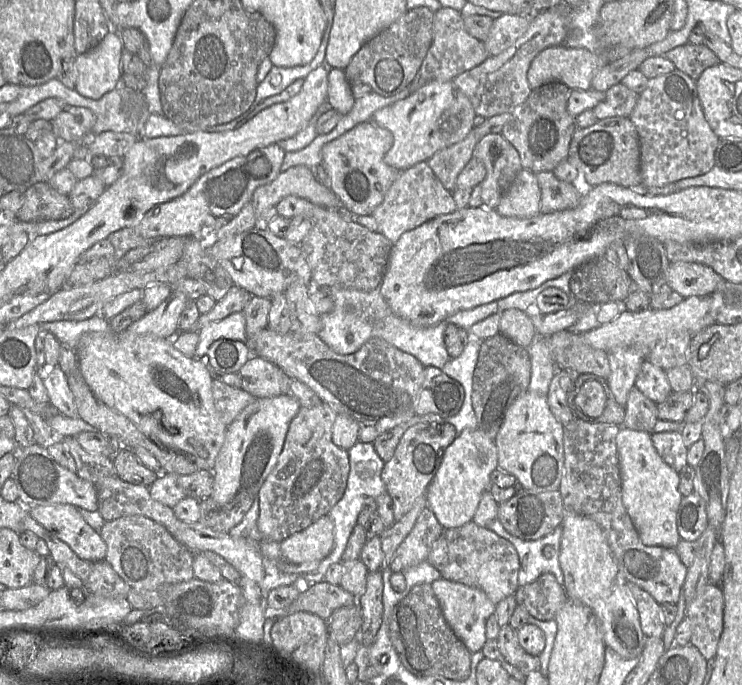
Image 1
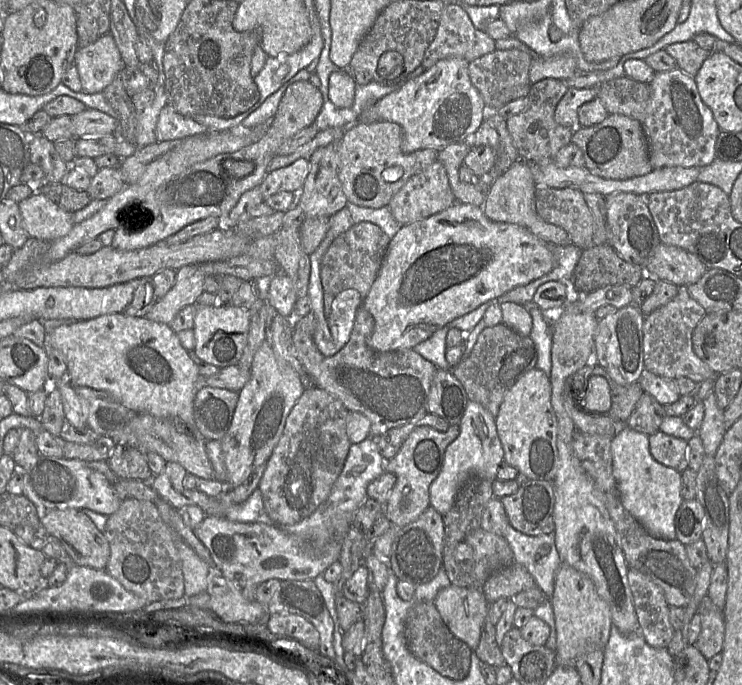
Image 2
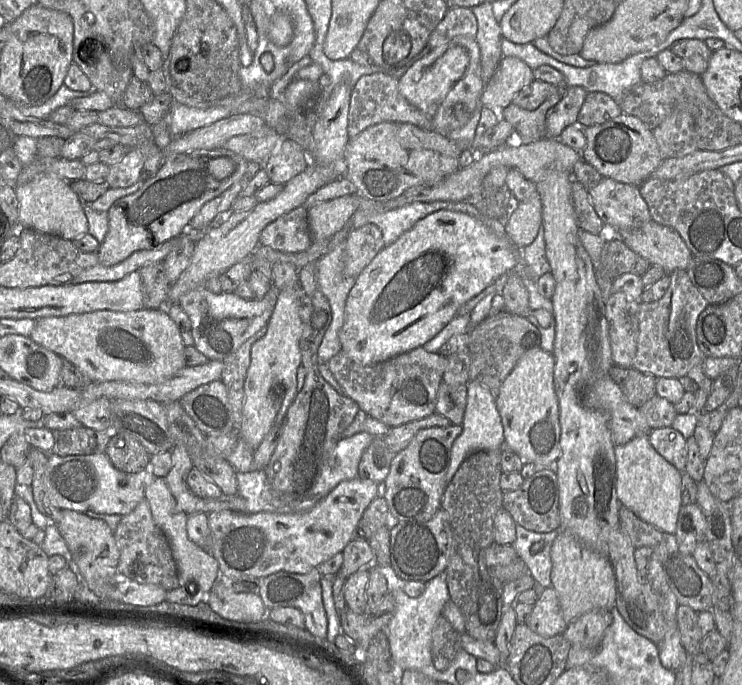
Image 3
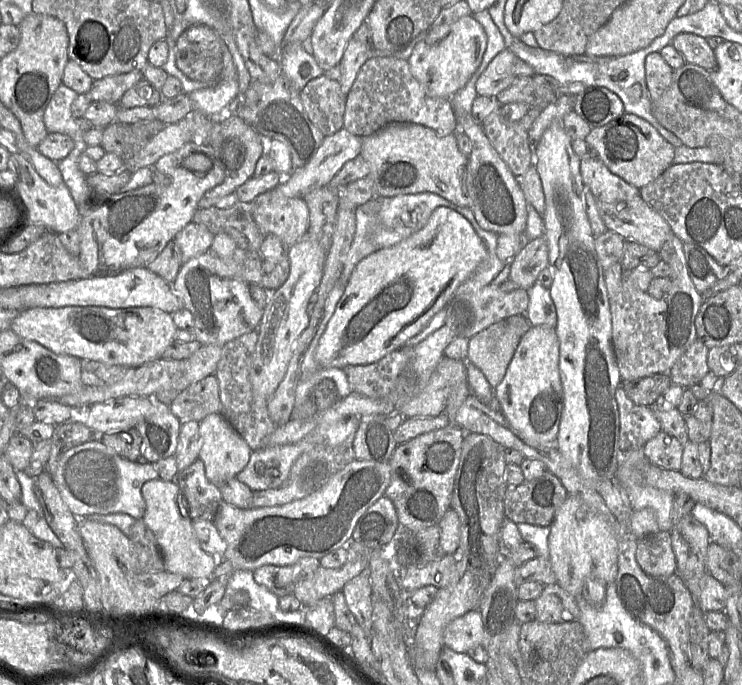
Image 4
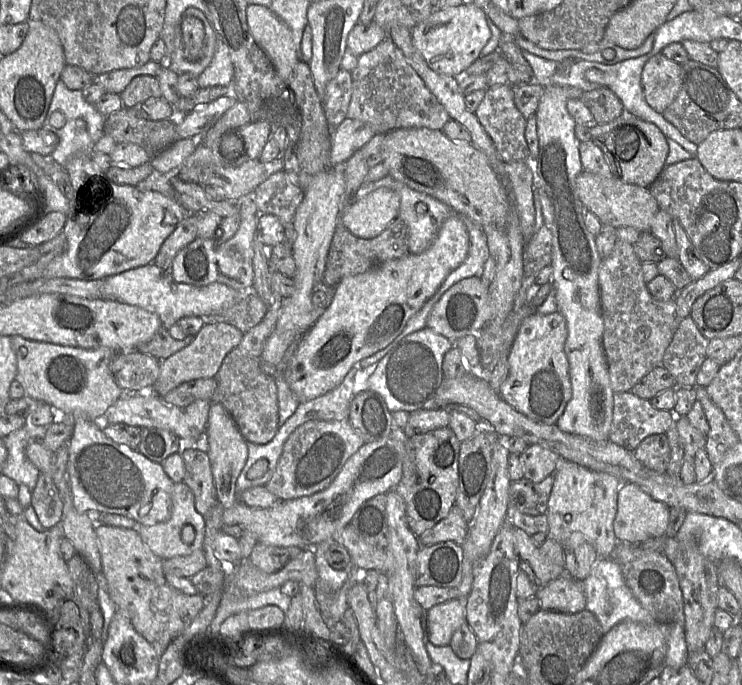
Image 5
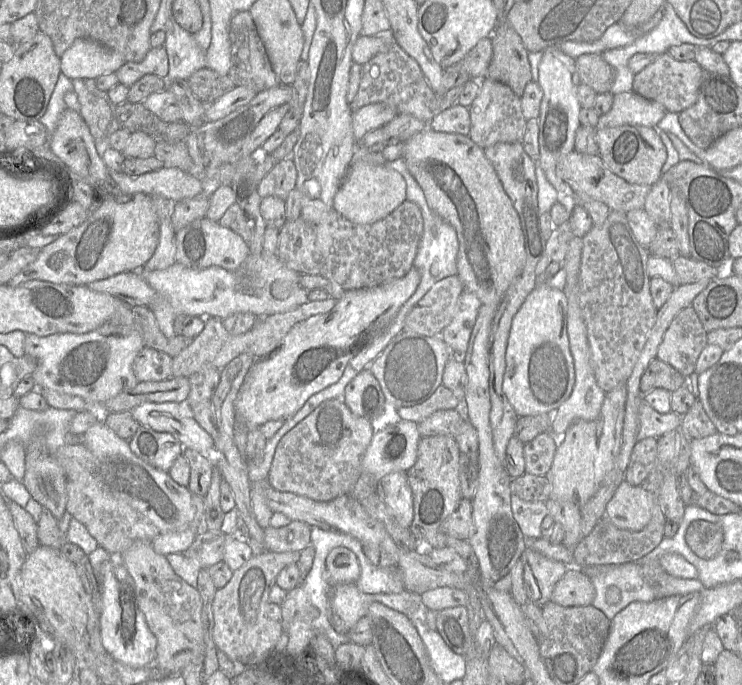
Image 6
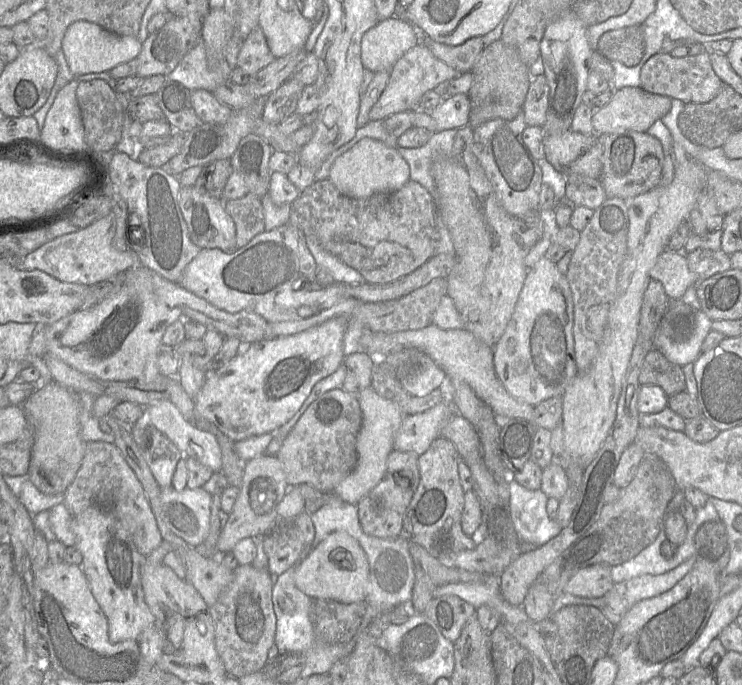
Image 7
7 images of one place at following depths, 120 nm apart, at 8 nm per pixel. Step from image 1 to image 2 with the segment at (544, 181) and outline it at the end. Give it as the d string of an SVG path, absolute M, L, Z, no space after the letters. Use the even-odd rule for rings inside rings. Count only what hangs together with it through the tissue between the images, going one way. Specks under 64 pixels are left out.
M536 187L535 208L541 219L566 230L575 246L583 250L593 245L594 218L581 191L571 187Z

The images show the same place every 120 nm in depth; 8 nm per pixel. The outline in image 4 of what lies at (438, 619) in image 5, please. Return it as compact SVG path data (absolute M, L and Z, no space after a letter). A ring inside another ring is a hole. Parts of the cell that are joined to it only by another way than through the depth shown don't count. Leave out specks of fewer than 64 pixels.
M470 610L452 620L444 630L444 647L467 654L469 650L482 646L484 626L478 610Z

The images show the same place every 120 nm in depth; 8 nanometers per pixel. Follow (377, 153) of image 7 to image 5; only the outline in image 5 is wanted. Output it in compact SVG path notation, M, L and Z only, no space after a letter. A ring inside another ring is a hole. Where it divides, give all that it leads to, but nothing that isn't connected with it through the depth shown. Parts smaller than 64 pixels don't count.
M381 187L359 200L352 200L343 210L340 220L353 235L372 239L398 217L399 209L399 193Z

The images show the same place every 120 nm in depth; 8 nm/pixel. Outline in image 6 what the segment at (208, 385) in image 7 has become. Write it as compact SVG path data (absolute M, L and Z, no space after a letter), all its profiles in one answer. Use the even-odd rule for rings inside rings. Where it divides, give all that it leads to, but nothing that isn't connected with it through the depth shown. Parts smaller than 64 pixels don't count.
M413 266L401 278L346 291L328 313L296 324L270 356L257 359L251 366L234 402L237 422L249 431L270 420L287 420L313 394L336 383L352 358L392 333L400 309L414 294L420 279Z

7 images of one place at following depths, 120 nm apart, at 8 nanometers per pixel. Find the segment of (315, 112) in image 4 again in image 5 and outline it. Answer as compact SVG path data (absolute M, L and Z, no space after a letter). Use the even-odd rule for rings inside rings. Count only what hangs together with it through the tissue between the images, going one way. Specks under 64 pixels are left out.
M340 69L326 86L322 106L329 126L338 127L346 118L352 96L352 74Z

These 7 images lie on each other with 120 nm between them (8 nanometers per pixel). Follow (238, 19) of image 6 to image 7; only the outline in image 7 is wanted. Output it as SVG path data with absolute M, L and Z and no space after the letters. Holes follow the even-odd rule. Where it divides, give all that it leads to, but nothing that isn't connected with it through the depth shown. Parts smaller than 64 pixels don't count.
M257 26L251 30L242 44L237 56L237 67L252 76L274 59L262 30Z

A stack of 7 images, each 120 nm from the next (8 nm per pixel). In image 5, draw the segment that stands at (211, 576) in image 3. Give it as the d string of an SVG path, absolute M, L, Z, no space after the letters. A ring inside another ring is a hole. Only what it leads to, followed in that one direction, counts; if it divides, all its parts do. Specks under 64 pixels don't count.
M183 482L174 483L170 517L152 526L138 525L137 531L148 548L164 561L176 556L187 556L203 549L205 518L195 508L191 489Z

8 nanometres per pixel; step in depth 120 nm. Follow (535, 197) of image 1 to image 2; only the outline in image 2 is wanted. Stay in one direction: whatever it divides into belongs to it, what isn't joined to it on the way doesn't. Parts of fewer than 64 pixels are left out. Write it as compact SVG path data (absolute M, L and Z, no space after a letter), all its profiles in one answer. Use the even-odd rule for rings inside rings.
M518 159L507 171L496 177L491 183L483 205L484 214L488 219L495 222L524 226L545 242L560 246L572 244L566 230L539 217L535 208L535 190L536 184L531 165Z

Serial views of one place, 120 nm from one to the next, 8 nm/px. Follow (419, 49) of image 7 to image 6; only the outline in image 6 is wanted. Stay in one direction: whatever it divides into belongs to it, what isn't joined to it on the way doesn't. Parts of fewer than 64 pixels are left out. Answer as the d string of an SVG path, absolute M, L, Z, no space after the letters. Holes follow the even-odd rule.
M374 103L353 112L352 130L357 143L370 131L385 126L398 115L397 110L387 104Z

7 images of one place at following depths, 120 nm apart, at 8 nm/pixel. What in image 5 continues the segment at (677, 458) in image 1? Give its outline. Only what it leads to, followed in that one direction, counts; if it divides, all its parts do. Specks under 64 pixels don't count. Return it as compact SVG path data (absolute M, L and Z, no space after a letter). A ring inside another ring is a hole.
M666 433L647 436L633 450L633 453L646 468L658 473L665 473L670 458L670 447Z

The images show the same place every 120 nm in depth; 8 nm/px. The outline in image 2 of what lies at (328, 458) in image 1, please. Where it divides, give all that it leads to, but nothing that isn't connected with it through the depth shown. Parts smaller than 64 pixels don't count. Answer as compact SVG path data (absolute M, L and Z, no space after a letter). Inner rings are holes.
M318 386L304 389L286 419L282 436L267 462L258 486L264 508L273 524L288 526L299 523L328 499L332 487L343 469L351 445L346 430L348 413L349 410L340 400Z

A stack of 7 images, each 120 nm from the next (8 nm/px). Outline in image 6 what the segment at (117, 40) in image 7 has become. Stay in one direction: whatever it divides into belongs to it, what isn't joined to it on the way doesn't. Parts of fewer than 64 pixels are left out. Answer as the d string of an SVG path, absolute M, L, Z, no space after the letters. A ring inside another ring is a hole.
M84 38L76 39L60 56L60 70L69 79L96 79L116 72L125 63L121 54Z

